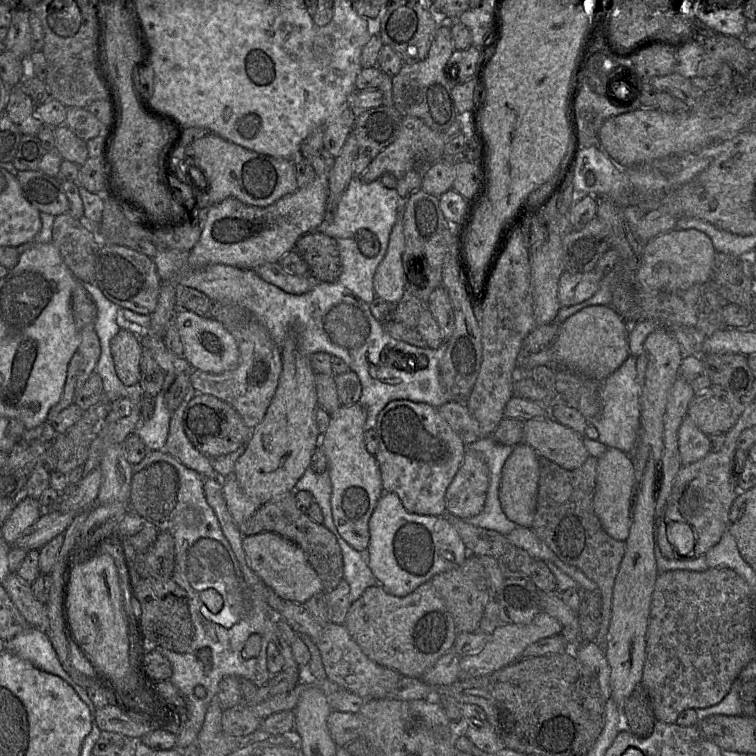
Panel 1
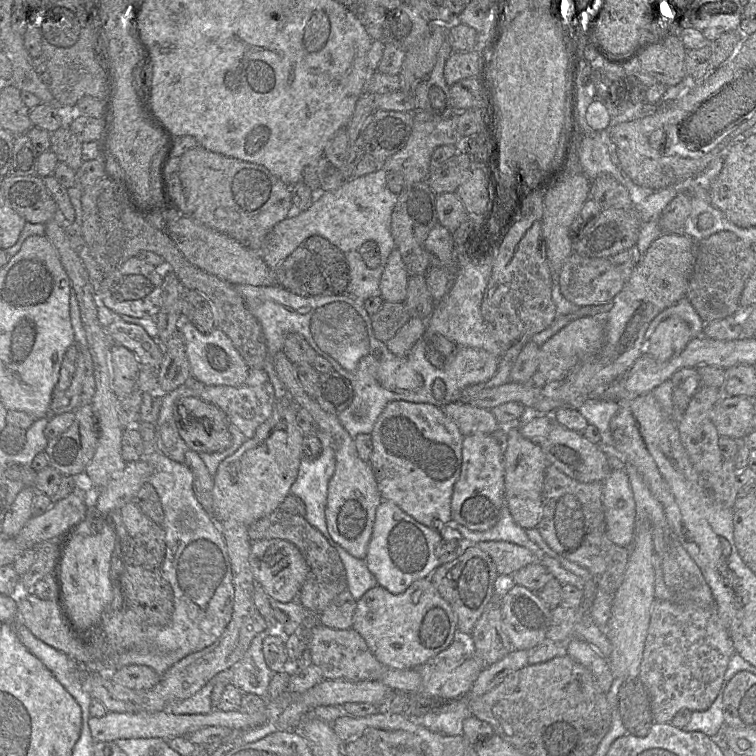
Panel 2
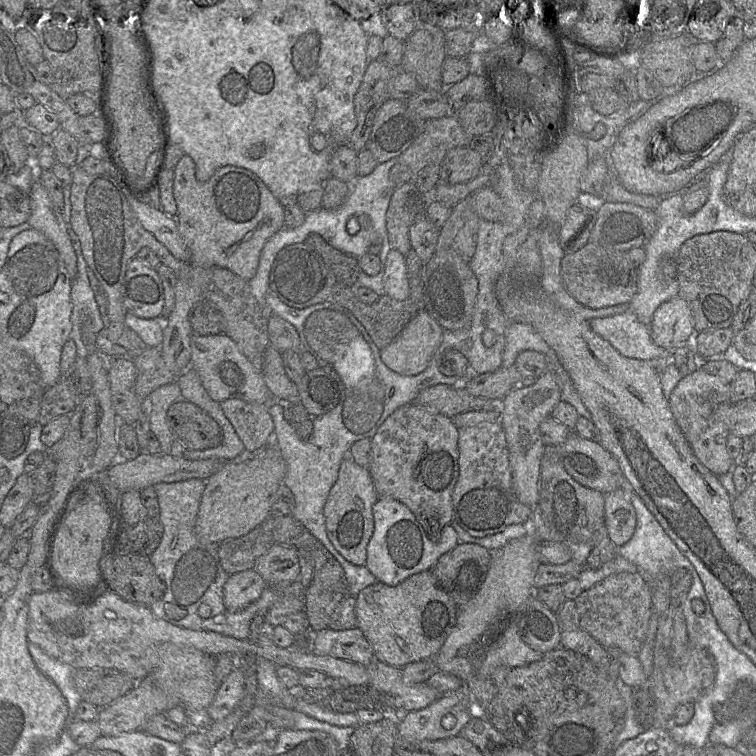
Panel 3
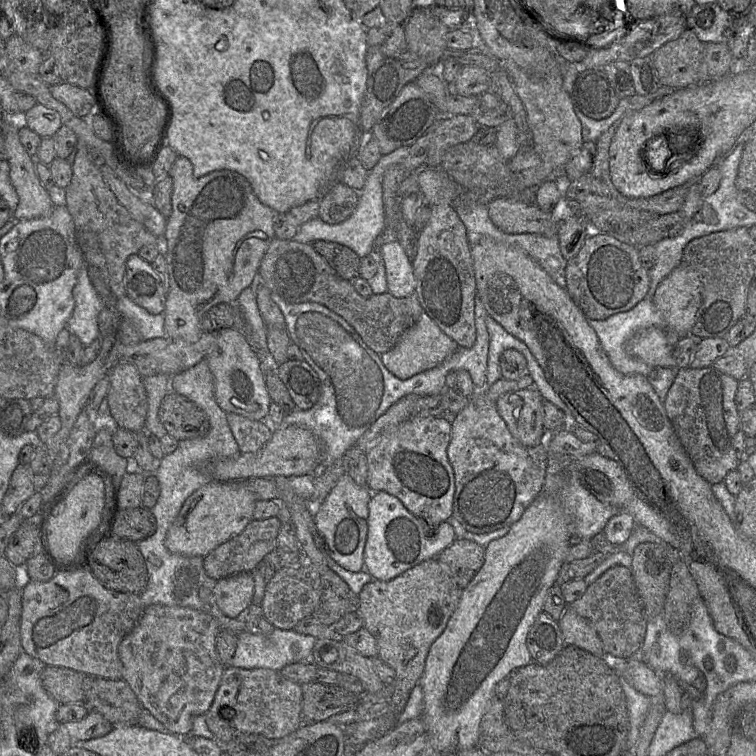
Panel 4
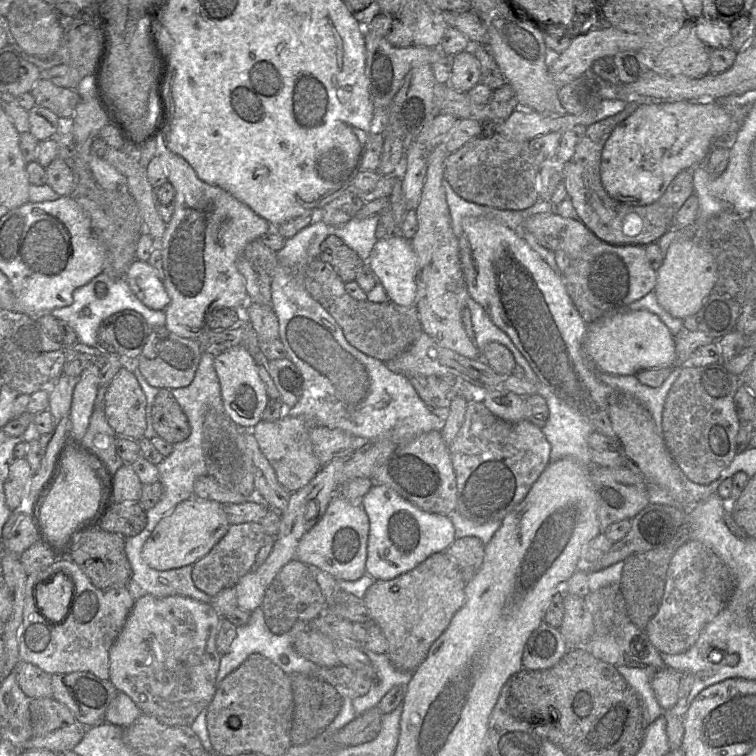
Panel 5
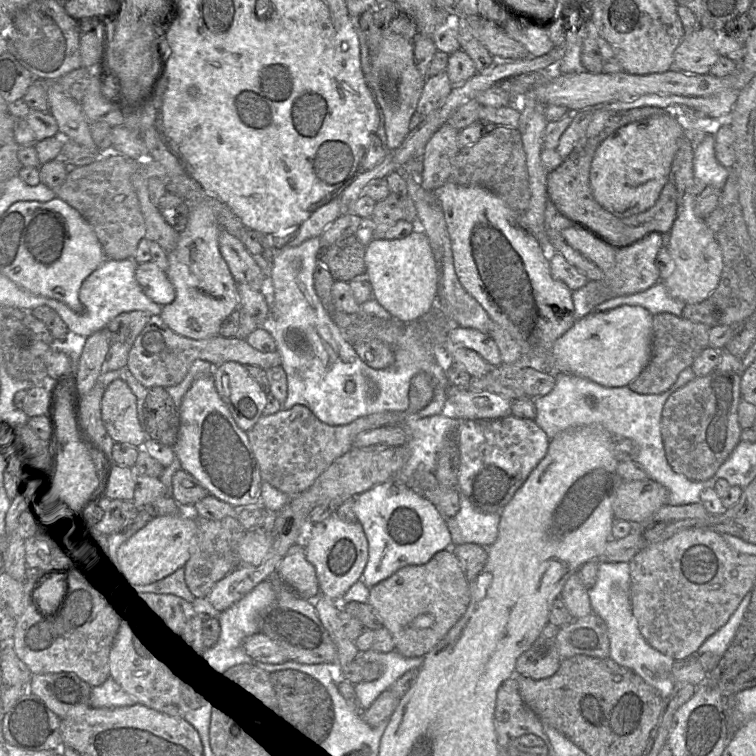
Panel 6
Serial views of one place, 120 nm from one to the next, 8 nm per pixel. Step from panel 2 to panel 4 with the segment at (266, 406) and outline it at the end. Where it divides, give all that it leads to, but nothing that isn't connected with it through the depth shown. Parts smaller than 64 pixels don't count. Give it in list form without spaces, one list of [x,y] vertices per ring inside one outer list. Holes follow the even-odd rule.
[[[226,413],[226,418],[239,453],[256,452],[273,433],[273,428],[265,422],[265,419],[254,421],[235,413]]]

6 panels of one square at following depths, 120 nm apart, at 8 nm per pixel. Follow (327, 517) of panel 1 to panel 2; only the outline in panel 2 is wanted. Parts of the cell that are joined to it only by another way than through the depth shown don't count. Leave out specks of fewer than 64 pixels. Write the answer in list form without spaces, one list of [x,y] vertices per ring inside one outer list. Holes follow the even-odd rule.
[[[322,440],[321,444],[322,451],[316,459],[302,458],[297,478],[290,487],[290,493],[303,501],[305,520],[320,531],[335,548],[325,517],[328,486],[335,471],[335,453],[326,440]]]

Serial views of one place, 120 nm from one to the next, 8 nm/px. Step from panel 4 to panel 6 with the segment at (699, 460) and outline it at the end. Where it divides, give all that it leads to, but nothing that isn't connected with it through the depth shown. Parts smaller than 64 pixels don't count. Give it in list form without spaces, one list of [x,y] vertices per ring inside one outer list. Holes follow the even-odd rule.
[[[714,369],[705,376],[695,376],[665,401],[661,414],[661,436],[667,461],[676,473],[695,481],[708,480],[739,443],[742,430],[737,413],[741,400],[740,376],[741,373]]]

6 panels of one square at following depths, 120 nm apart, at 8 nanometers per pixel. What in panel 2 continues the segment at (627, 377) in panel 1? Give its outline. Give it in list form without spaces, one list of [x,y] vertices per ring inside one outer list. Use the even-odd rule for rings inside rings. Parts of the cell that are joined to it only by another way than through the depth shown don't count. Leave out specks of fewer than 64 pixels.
[[[602,398],[589,399],[578,408],[579,413],[588,424],[594,425],[598,429],[601,437],[600,445],[612,447],[609,424],[618,409],[618,401]]]

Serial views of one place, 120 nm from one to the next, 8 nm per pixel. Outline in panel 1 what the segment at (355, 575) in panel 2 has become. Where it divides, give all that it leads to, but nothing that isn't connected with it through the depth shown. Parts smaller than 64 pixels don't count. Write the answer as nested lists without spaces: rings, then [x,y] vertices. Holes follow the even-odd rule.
[[[335,535],[343,557],[343,579],[350,588],[350,602],[355,602],[365,589],[379,585],[370,570],[366,552],[360,553],[353,549],[340,535]]]

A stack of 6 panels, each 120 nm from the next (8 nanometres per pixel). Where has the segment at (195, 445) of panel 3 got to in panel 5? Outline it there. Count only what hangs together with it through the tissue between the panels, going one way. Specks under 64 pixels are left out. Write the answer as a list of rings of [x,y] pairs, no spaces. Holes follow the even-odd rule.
[[[170,389],[158,391],[152,407],[152,425],[159,437],[173,445],[189,436],[189,421]]]

